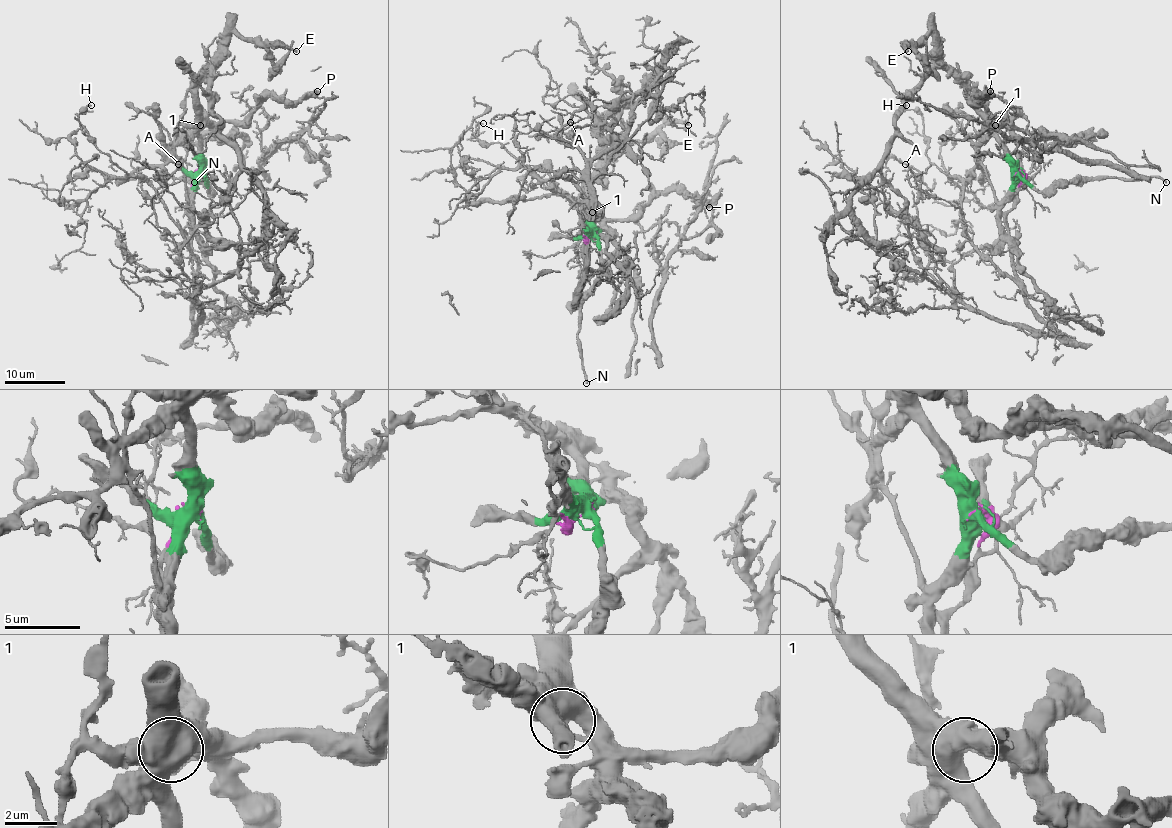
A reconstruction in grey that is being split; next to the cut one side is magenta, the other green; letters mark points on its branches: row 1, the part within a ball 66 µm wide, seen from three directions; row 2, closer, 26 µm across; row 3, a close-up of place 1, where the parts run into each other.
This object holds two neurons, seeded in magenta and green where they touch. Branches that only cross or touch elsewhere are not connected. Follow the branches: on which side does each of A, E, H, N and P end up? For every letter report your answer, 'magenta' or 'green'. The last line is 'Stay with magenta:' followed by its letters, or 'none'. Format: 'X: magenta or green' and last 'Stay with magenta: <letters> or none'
A: magenta
E: green
H: magenta
N: green
P: green
Stay with magenta: A, H

